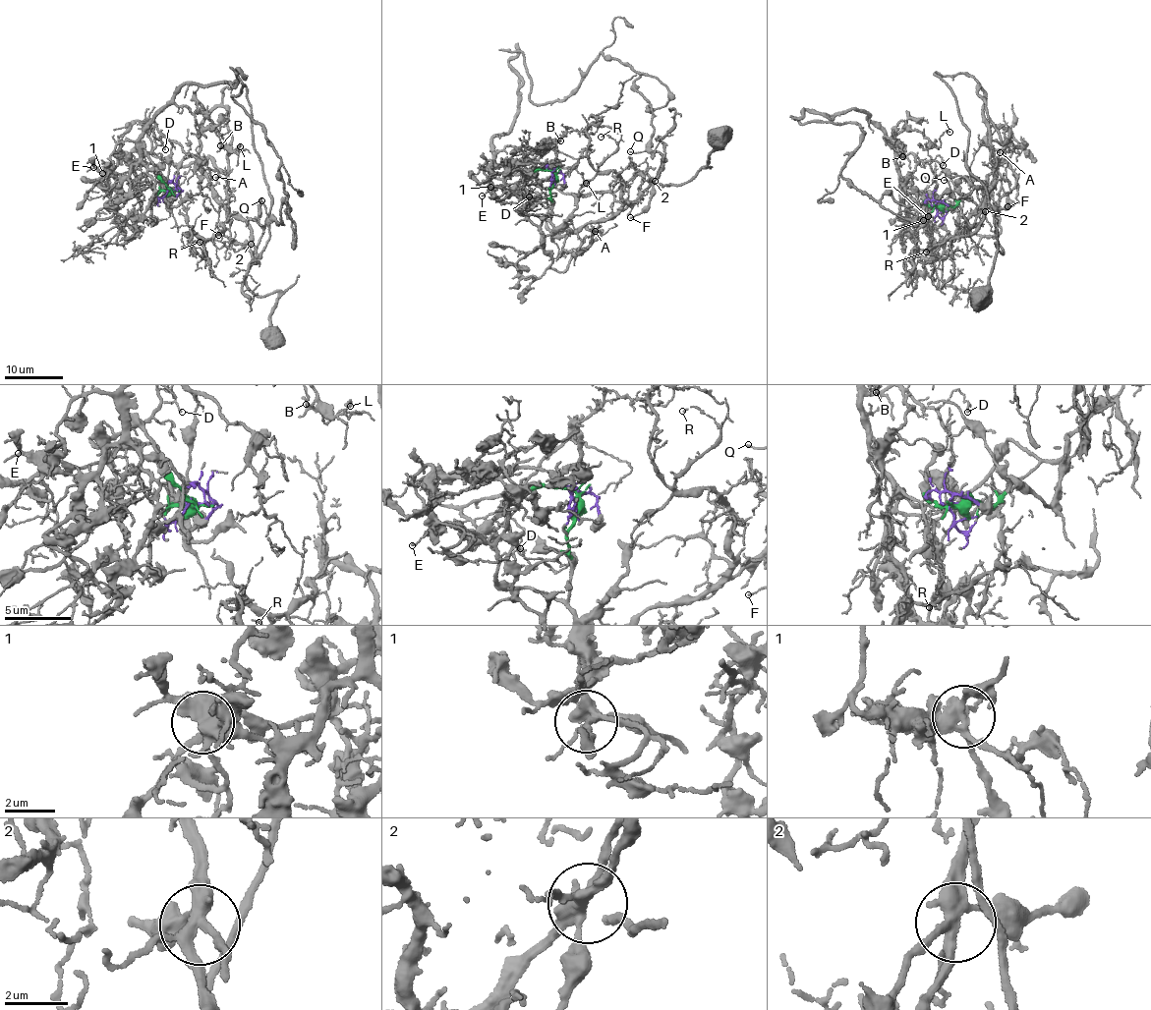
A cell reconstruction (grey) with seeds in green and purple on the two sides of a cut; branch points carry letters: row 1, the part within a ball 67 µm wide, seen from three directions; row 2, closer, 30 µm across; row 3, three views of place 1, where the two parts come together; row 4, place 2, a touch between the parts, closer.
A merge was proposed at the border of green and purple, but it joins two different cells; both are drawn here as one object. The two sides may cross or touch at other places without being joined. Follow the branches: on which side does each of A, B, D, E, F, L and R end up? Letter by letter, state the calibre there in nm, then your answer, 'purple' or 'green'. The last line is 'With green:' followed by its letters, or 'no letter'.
A: 100 nm thick; green
B: 130 nm thick; purple
D: 70 nm thick; purple
E: 120 nm thick; purple
F: 110 nm thick; purple
L: 140 nm thick; purple
R: 80 nm thick; green
With green: A, R

